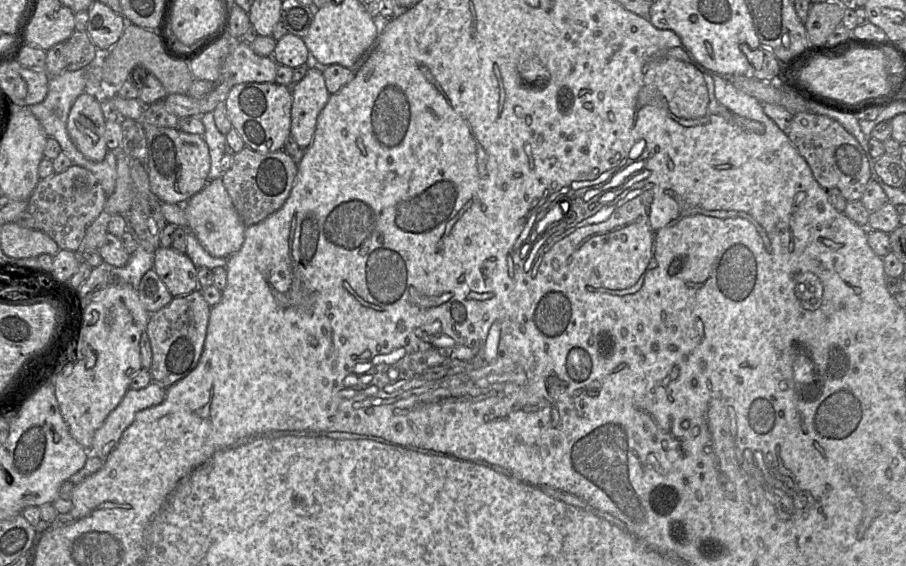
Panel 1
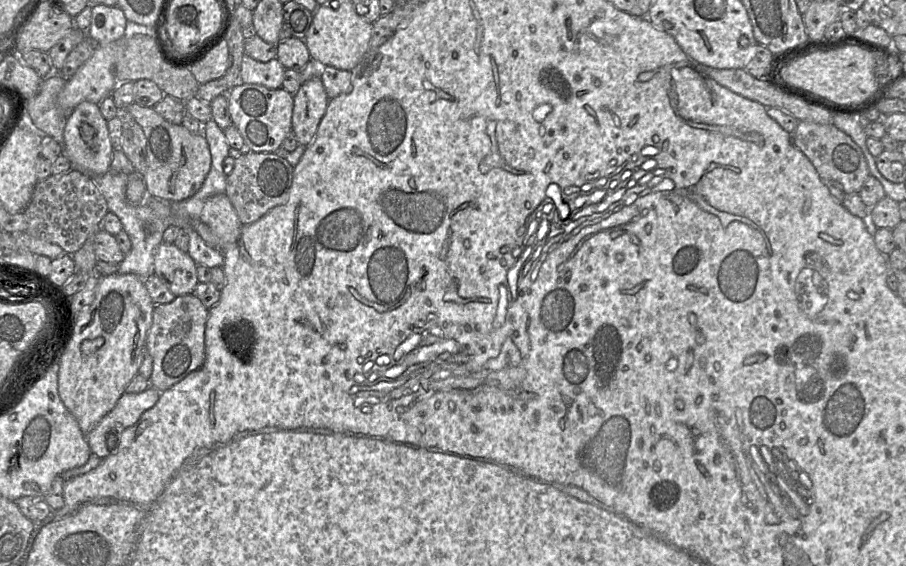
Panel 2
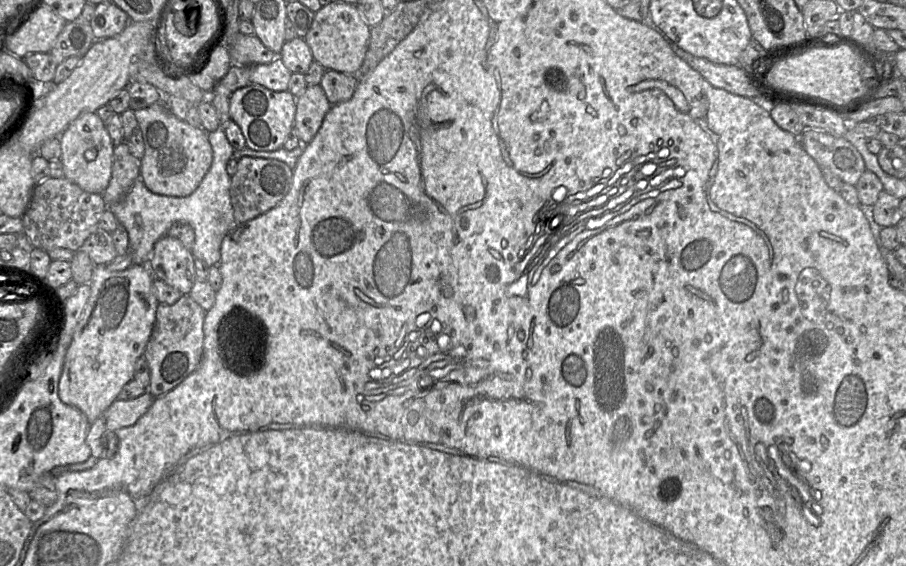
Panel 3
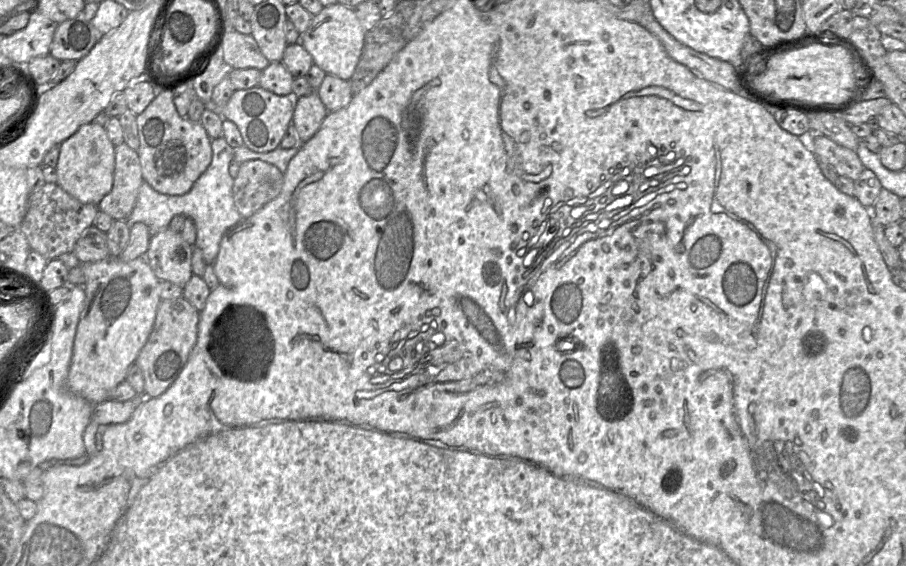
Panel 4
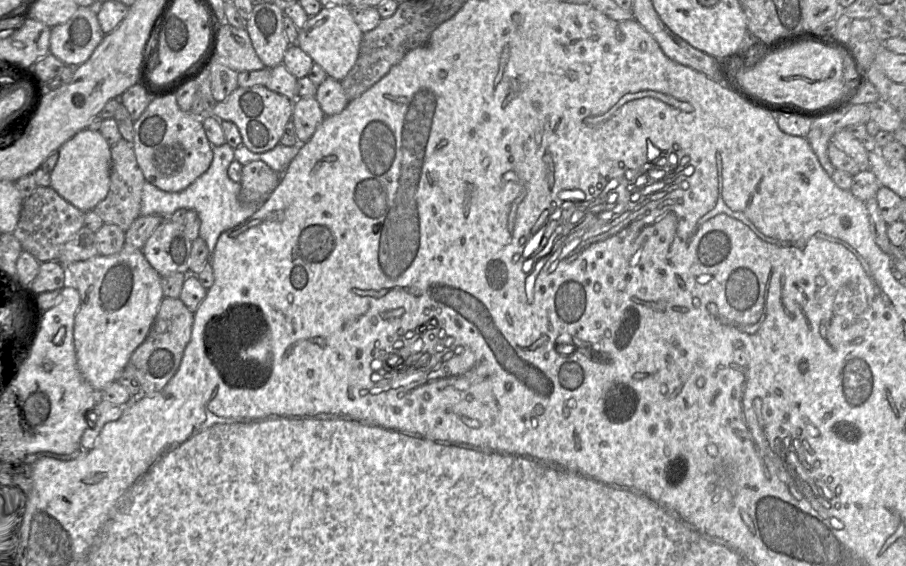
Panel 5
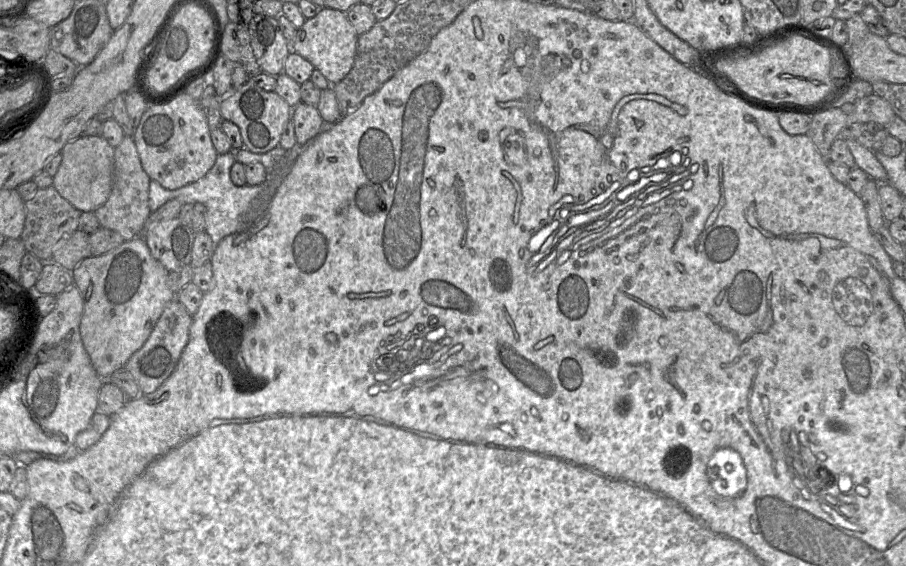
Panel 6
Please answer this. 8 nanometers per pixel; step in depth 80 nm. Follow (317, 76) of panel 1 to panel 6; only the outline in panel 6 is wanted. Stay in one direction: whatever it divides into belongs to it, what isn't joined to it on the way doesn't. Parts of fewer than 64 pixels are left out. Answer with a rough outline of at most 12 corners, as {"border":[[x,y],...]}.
{"border":[[316,106],[292,108],[298,144],[307,144],[325,126]]}

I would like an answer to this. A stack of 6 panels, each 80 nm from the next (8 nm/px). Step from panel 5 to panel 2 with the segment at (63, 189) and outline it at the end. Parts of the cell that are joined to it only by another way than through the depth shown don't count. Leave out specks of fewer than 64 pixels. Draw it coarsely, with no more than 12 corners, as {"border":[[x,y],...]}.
{"border":[[81,102],[67,117],[62,155],[88,176],[110,170],[108,121]]}

